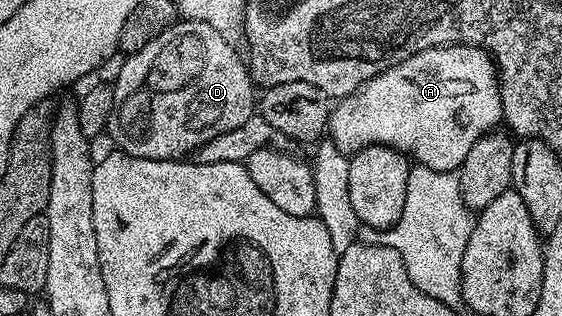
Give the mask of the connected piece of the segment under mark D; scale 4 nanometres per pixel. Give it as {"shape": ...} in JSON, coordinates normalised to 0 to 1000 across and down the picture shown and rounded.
{"shape":[[[315,63],[281,123],[260,136],[244,168],[222,177],[221,209],[198,272],[199,367],[189,399],[206,443],[205,468],[253,503],[310,509],[347,487],[349,475],[374,453],[416,402],[431,402],[438,377],[452,367],[459,294],[448,285],[452,244],[443,209],[420,171],[407,120],[399,117],[379,79],[358,66]]]}

